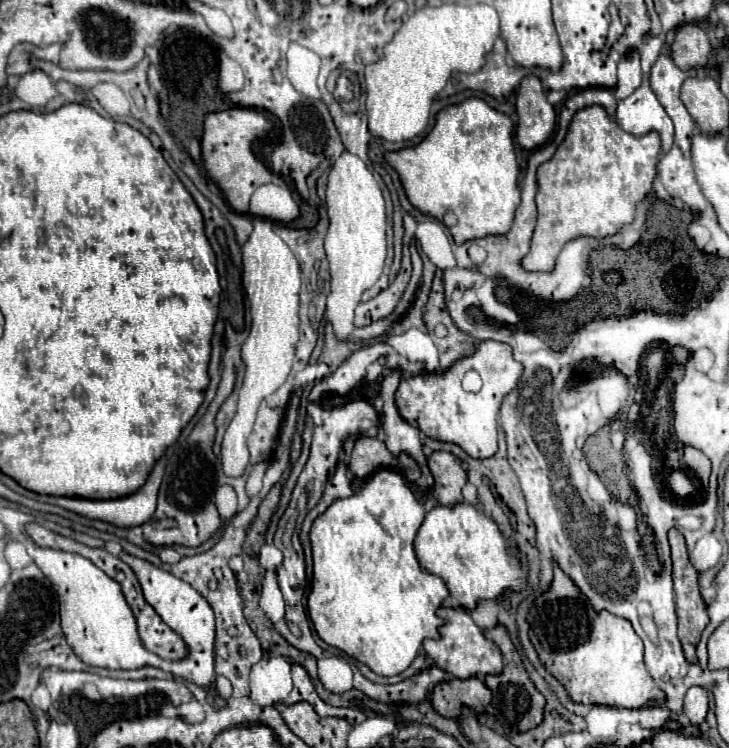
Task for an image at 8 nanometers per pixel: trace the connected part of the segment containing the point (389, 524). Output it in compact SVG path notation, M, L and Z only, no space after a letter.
M380 469L380 471L376 471L376 475L372 475L368 479L368 483L358 493L354 493L352 497L346 497L346 499L336 499L336 503L332 503L332 507L328 507L328 511L318 515L316 521L312 523L310 543L312 543L314 571L312 571L312 585L310 585L310 595L308 595L308 615L310 615L312 623L314 623L314 629L320 635L320 639L324 639L328 645L332 645L336 649L342 649L350 657L354 657L360 663L368 665L378 675L398 675L398 673L402 673L416 659L416 655L418 655L418 651L422 647L422 641L426 637L430 637L430 639L438 639L440 637L438 627L444 621L436 615L436 609L448 597L448 587L444 585L444 581L440 577L436 577L432 573L426 573L420 567L420 563L416 559L416 553L414 553L414 545L412 545L414 537L416 537L416 533L418 533L418 529L420 529L420 525L424 521L424 517L426 517L426 511L418 503L418 499L410 491L410 487L406 485L404 477L400 473L396 473L396 471L392 471L392 469Z

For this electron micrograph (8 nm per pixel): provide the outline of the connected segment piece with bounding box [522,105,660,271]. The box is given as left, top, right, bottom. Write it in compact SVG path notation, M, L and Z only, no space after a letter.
M592 105L580 109L568 129L566 139L556 149L554 157L538 167L538 225L534 229L530 253L524 257L522 265L526 271L552 271L554 259L566 241L578 235L590 237L608 237L620 231L622 225L634 221L636 205L652 191L656 179L656 167L660 157L660 135L650 131L646 135L632 135L624 131L616 121L612 121L604 107Z

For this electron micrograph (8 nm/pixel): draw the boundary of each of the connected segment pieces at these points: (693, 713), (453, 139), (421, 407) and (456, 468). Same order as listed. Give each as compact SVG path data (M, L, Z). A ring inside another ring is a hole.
M690 687L684 697L684 715L692 725L704 723L708 715L708 693L702 687Z
M470 97L460 105L442 109L436 115L434 129L420 145L388 153L386 161L400 175L406 195L416 209L440 221L446 211L458 217L458 223L450 227L456 245L510 231L514 211L520 205L514 123L486 101Z
M480 341L476 351L458 359L442 373L420 373L400 381L396 391L396 407L404 421L416 425L424 435L460 445L476 459L492 457L496 453L496 413L502 399L516 387L522 375L522 365L514 361L512 347L498 341ZM468 371L478 371L482 389L478 393L464 391L462 377Z
M434 451L428 457L434 475L434 497L440 505L456 505L462 501L462 487L466 485L466 471L460 461L448 451Z

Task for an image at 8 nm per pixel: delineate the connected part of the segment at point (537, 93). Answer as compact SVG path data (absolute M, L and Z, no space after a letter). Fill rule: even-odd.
M536 75L522 79L516 97L516 113L516 141L524 149L536 149L550 139L556 125L556 111L548 103L546 89Z

